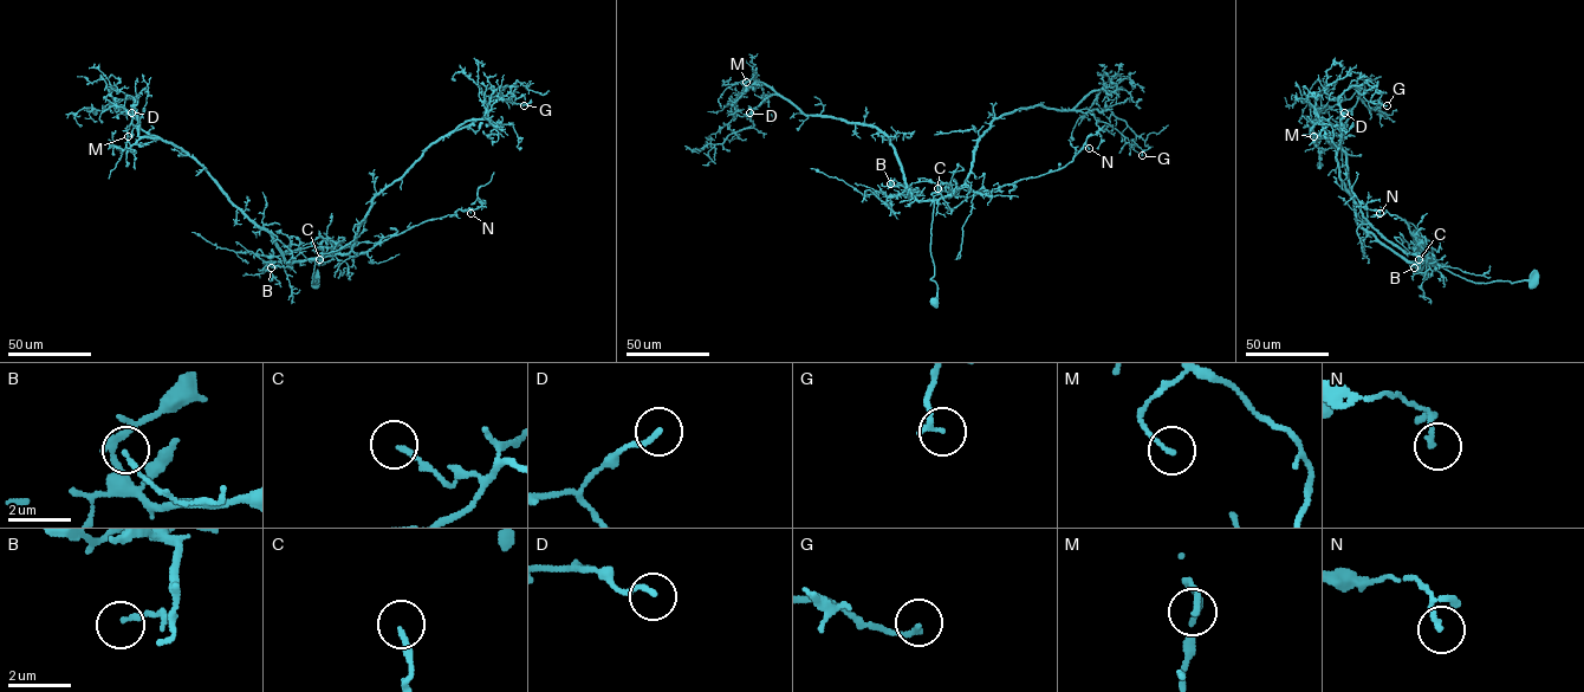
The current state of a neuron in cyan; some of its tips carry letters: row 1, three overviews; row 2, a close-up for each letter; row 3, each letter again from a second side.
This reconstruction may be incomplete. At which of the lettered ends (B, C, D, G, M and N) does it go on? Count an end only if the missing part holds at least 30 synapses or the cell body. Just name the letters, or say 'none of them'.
none of them

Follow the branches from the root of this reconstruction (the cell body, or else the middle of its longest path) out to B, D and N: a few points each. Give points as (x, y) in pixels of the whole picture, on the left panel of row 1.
B: (316, 283), (318, 280), (312, 283), (315, 259), (271, 267)
D: (316, 283), (315, 259), (286, 262), (271, 233), (195, 161), (135, 127), (131, 112)
N: (316, 283), (318, 280), (312, 282), (317, 257), (358, 256), (424, 221), (454, 215), (458, 209), (471, 213)

